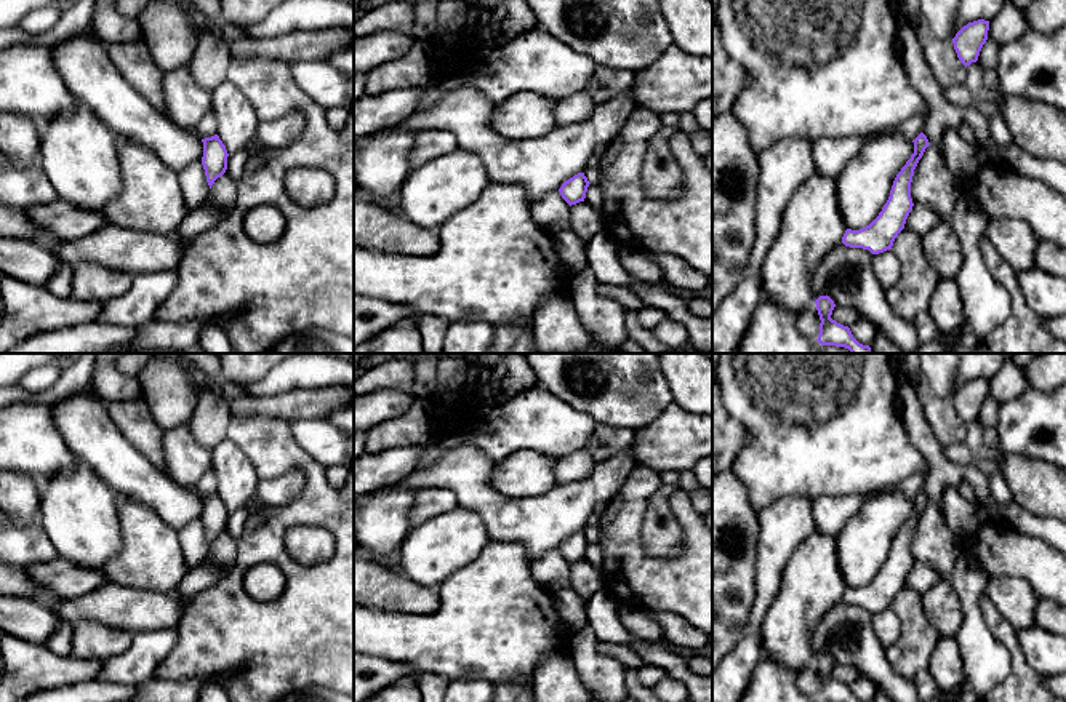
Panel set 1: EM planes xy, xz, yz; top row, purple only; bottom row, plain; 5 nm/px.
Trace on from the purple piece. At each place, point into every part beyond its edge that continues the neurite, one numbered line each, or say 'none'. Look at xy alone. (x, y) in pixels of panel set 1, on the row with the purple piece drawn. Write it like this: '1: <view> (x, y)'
none

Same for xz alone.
none

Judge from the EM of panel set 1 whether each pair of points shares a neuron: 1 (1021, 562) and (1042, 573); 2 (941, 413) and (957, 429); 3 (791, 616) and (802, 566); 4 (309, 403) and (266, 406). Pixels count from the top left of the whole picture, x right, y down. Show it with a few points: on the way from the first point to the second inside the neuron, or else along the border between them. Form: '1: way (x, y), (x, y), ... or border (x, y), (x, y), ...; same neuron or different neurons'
1: way (1026, 562), (1037, 568); same neuron
2: way (945, 416), (954, 426); same neuron
3: way (799, 603), (802, 598), (802, 579); same neuron
4: way (298, 405), (277, 405); same neuron

